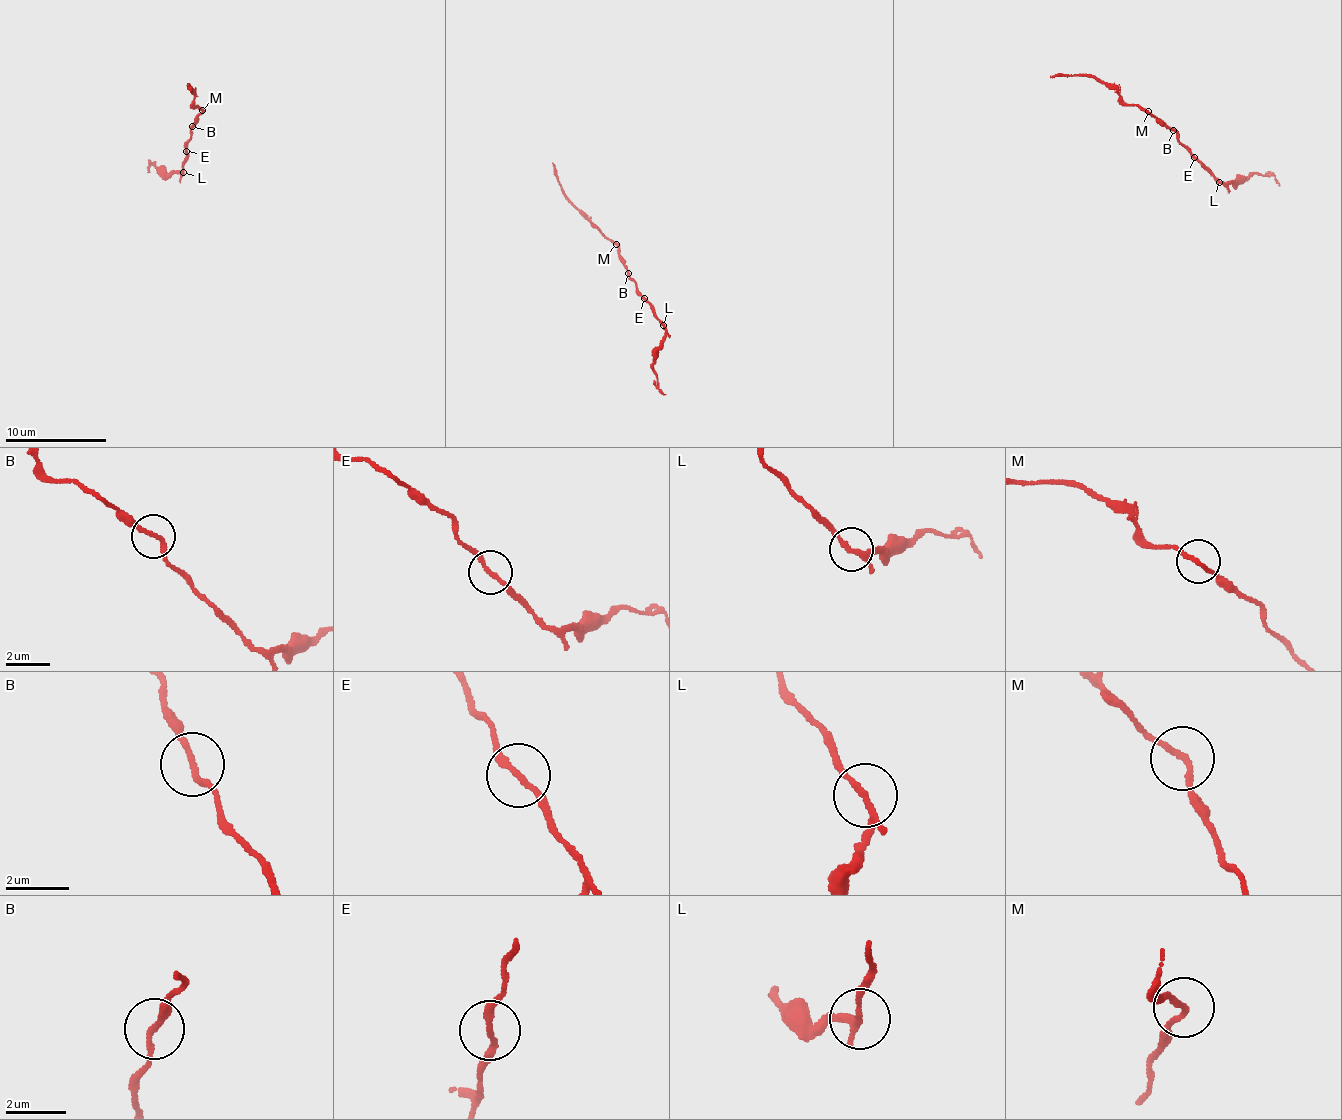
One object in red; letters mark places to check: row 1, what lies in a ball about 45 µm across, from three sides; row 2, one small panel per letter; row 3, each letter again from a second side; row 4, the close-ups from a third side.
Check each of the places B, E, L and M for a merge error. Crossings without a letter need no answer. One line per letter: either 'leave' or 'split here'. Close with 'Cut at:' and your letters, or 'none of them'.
B: leave
E: leave
L: split here
M: leave
Cut at: L

